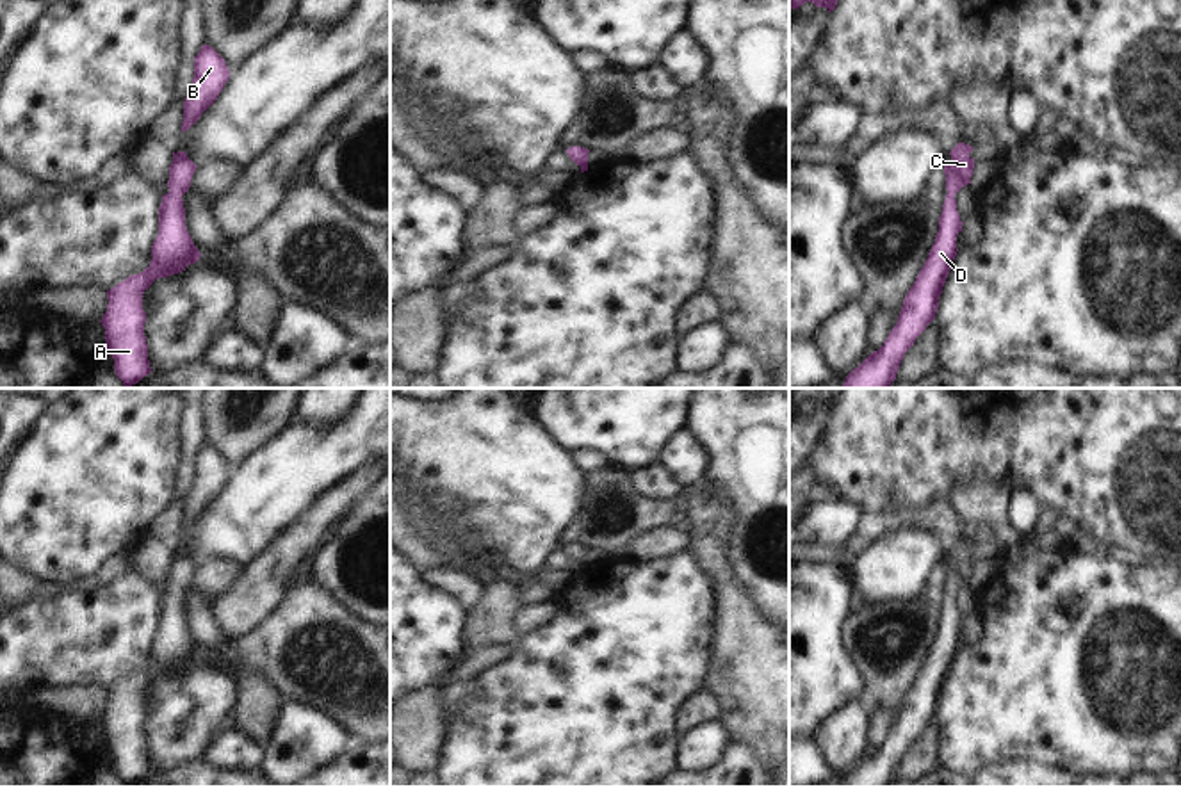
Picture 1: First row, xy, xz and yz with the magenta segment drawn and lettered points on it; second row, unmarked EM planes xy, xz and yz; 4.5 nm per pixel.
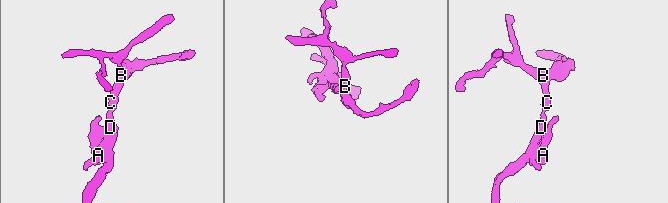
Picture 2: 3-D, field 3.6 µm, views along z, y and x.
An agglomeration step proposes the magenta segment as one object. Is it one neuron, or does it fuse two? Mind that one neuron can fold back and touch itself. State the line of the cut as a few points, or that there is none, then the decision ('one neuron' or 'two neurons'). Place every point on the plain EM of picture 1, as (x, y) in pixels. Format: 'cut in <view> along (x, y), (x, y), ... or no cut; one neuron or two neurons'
no cut; one neuron

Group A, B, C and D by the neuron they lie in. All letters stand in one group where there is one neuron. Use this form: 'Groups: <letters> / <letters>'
Groups: A B C D.

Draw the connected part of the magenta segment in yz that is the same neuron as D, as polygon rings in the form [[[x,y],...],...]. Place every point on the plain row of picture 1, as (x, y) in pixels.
[[[958,541],[949,550],[951,559],[944,564],[948,593],[928,657],[907,691],[898,721],[887,739],[846,775],[843,787],[889,787],[896,778],[905,751],[935,718],[942,686],[958,650],[957,634],[962,630],[964,621],[957,609],[955,593],[971,582],[974,568],[974,557],[969,556],[971,550],[973,545],[965,541]]]

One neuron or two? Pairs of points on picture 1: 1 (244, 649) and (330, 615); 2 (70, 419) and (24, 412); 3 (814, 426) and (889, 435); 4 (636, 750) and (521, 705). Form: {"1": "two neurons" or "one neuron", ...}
{"1": "one neuron", "2": "two neurons", "3": "two neurons", "4": "one neuron"}

